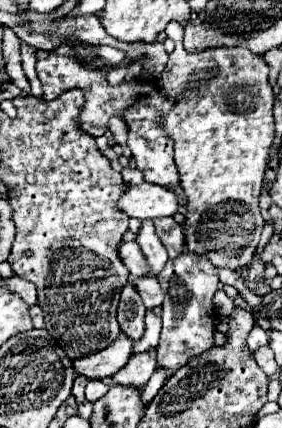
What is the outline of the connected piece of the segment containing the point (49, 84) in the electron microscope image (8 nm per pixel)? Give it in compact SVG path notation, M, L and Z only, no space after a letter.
M52 53L48 59L42 59L36 63L36 73L44 89L44 99L56 99L64 91L80 87L84 91L86 103L80 113L80 127L98 137L108 131L108 121L112 117L120 117L126 121L128 127L128 149L132 151L132 157L136 159L136 167L144 173L144 181L164 185L164 187L180 187L180 175L174 165L174 145L172 139L164 133L164 115L184 99L184 93L178 97L166 97L154 81L122 81L118 85L110 85L106 75L100 69L94 69L86 61L78 57L62 57Z

